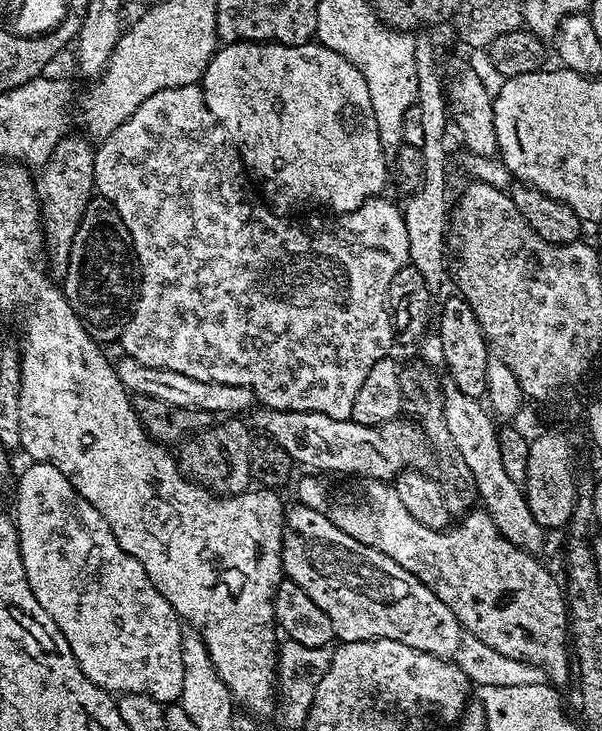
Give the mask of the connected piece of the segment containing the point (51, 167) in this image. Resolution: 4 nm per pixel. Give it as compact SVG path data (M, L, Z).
M69 134L54 146L54 154L42 166L44 172L38 176L38 195L40 198L40 215L44 230L44 247L47 255L59 266L67 265L70 246L74 234L82 222L82 214L92 201L96 179L94 178L93 145L83 135Z

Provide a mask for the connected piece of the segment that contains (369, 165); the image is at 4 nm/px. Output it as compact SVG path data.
M228 42L217 47L212 60L206 66L202 81L206 106L210 114L226 130L226 134L240 151L240 158L253 181L258 185L263 199L273 212L292 214L295 208L329 208L329 213L343 214L353 212L373 198L379 197L384 183L390 180L390 164L385 160L382 142L379 141L377 119L373 103L370 100L370 89L366 78L352 65L342 53L335 53L319 42L307 44L277 44L275 42Z

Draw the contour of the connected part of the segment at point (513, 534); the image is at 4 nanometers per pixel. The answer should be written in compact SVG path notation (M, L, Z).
M445 379L441 388L446 426L449 427L455 448L462 454L466 466L470 466L477 497L482 501L483 509L491 515L491 520L508 541L524 551L538 551L544 542L546 530L535 522L529 504L525 500L523 487L511 481L503 468L502 454L499 453L498 445L498 426L494 424L493 415L477 397L463 394L452 379Z

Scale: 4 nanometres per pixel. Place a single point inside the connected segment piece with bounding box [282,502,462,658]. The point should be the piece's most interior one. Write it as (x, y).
(368, 597)

